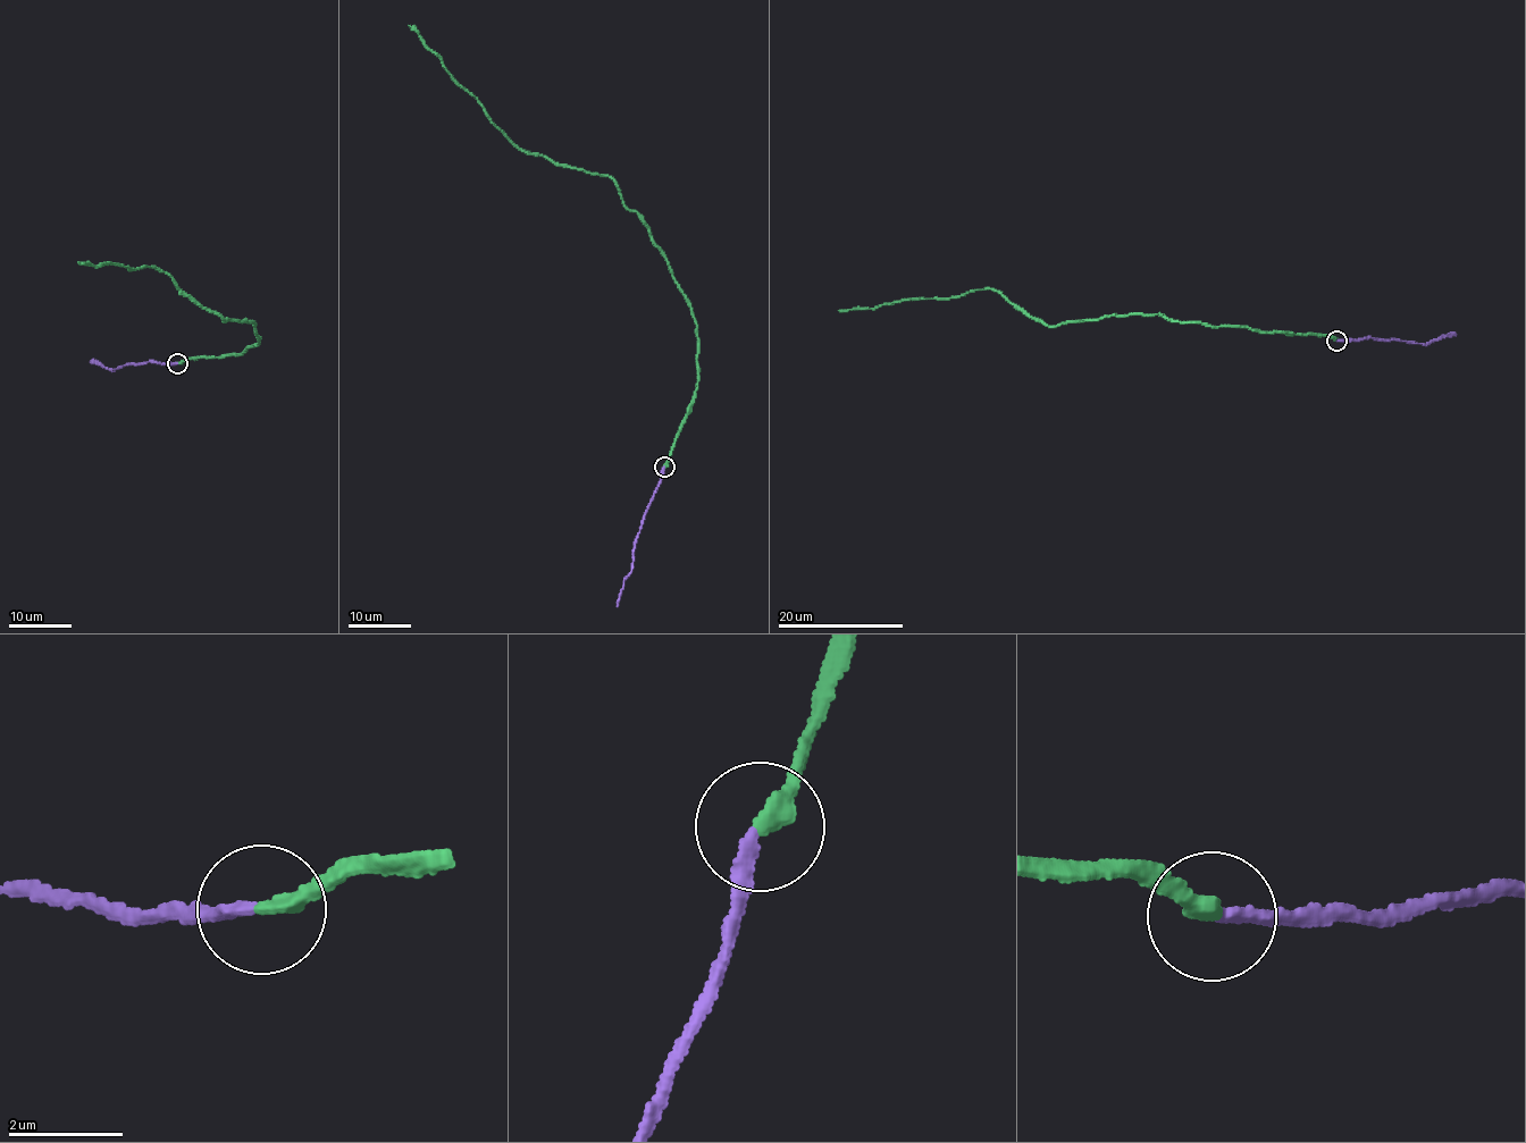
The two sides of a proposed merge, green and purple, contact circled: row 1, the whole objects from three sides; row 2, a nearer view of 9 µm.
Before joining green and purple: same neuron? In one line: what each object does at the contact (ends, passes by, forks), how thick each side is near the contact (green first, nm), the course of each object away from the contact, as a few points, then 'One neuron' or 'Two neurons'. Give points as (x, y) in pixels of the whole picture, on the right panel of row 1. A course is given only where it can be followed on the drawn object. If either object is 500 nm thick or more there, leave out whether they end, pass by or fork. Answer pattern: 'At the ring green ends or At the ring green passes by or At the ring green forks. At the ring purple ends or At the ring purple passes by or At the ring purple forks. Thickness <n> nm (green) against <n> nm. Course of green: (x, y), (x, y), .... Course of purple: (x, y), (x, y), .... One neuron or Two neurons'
At the ring green ends. At the ring purple ends. Thickness 320 nm (green) against 220 nm. Course of green: (1336, 341), (1175, 321), (1159, 314), (1106, 316), (1049, 326), (990, 288), (838, 310). Course of purple: (1336, 341), (1366, 337), (1428, 344), (1456, 334). One neuron

